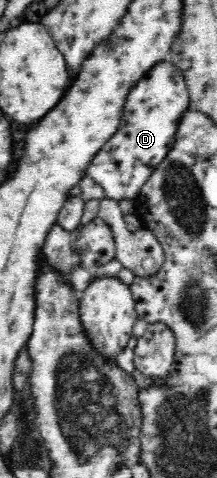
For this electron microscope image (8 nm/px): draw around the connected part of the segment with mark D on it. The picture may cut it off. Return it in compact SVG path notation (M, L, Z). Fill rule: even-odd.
M168 59L152 65L126 93L117 129L91 157L85 175L103 187L105 198L135 201L153 170L173 147L178 119L190 108L190 97L183 72Z

